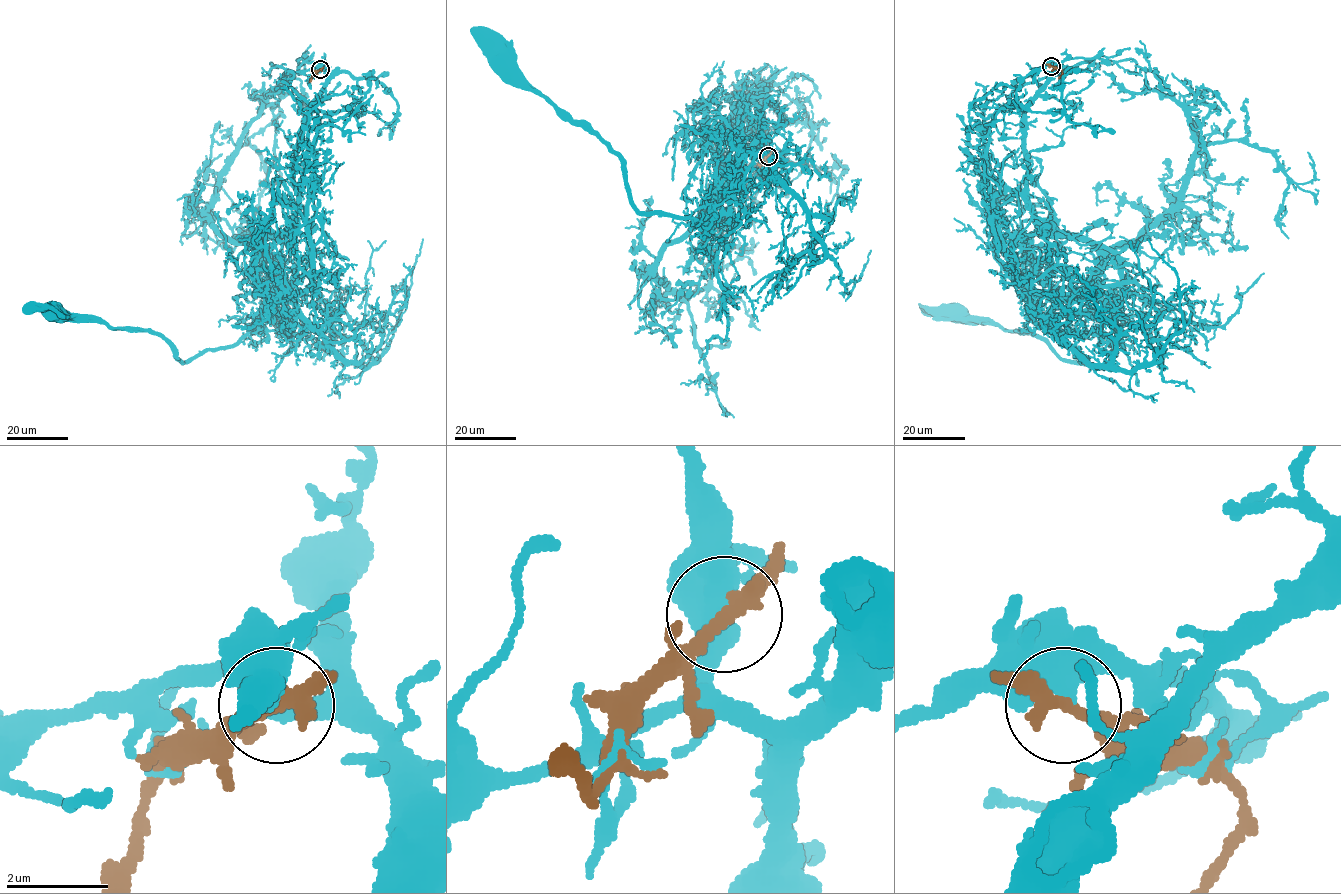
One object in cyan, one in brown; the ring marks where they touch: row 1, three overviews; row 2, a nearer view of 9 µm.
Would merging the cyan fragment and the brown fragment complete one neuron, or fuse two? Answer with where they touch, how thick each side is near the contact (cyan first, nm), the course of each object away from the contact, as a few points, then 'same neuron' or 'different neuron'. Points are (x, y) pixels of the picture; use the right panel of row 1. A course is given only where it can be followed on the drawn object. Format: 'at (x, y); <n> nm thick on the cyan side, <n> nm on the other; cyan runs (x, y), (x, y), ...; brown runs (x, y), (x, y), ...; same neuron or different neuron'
at (1051, 66); 550 nm thick on the cyan side, 280 nm on the other; cyan runs (1051, 66), (1025, 113), (1029, 210), (1096, 250), (1116, 345), (1101, 365), (1064, 361), (1039, 336), (955, 313); brown runs (1051, 66), (1061, 71), (1058, 78); different neuron

